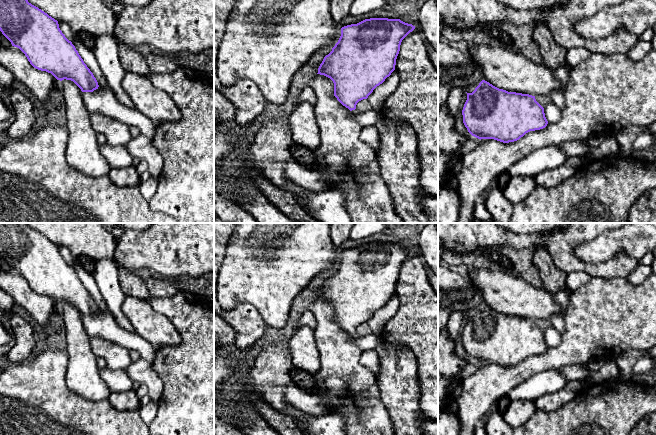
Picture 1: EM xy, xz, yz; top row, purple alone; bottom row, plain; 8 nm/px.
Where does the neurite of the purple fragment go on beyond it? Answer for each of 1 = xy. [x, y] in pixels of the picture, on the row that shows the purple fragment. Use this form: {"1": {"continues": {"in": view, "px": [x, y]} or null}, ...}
{"1": {"continues": null}}

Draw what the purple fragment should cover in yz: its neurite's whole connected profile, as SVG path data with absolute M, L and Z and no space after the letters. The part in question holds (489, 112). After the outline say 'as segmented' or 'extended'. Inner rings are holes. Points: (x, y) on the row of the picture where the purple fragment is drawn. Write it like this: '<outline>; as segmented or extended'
M485 80L470 85L466 92L463 123L468 132L480 140L514 142L548 124L544 108L535 96L508 92Z; extended

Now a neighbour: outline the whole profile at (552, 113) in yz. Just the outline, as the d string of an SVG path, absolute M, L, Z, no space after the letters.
M553 102L547 104L544 113L548 123L556 123L562 115L562 111Z

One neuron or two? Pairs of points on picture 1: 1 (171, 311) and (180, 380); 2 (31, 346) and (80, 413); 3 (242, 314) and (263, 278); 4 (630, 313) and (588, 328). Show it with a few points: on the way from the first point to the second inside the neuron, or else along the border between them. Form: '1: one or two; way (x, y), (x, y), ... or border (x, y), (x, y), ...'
1: one; way (188, 328), (189, 363)
2: two; border (38, 348), (37, 352), (29, 359), (15, 363)
3: two; border (225, 309), (250, 303), (264, 321)
4: one; way (620, 316), (606, 317), (598, 325)

